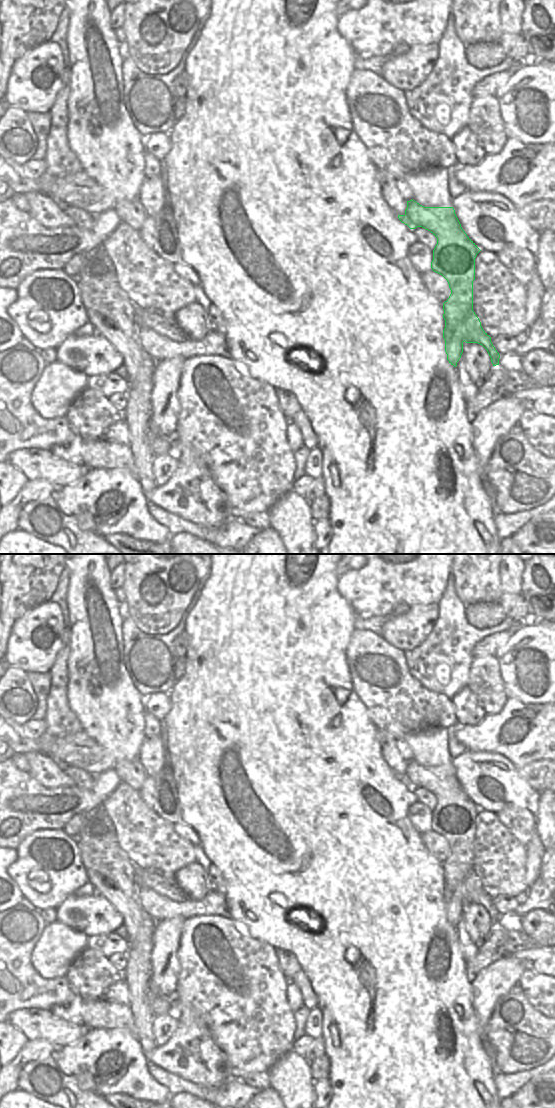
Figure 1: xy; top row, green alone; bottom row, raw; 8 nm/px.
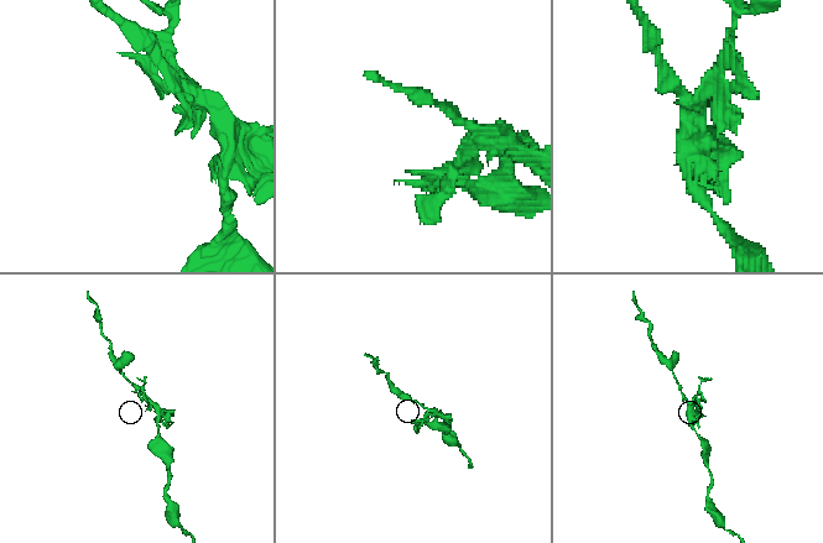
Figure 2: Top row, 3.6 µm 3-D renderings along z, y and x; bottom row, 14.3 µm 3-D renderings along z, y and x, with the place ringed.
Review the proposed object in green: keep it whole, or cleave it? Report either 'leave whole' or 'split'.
split

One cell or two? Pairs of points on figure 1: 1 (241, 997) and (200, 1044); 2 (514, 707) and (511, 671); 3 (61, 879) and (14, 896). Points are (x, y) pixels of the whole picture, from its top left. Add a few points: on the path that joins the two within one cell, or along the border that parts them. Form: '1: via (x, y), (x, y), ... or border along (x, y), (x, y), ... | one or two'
1: border along (195, 1014), (208, 1030), (214, 1043), (223, 1052) | two
2: border along (507, 696), (526, 704), (536, 704) | two
3: border along (10, 876), (23, 898) | two

